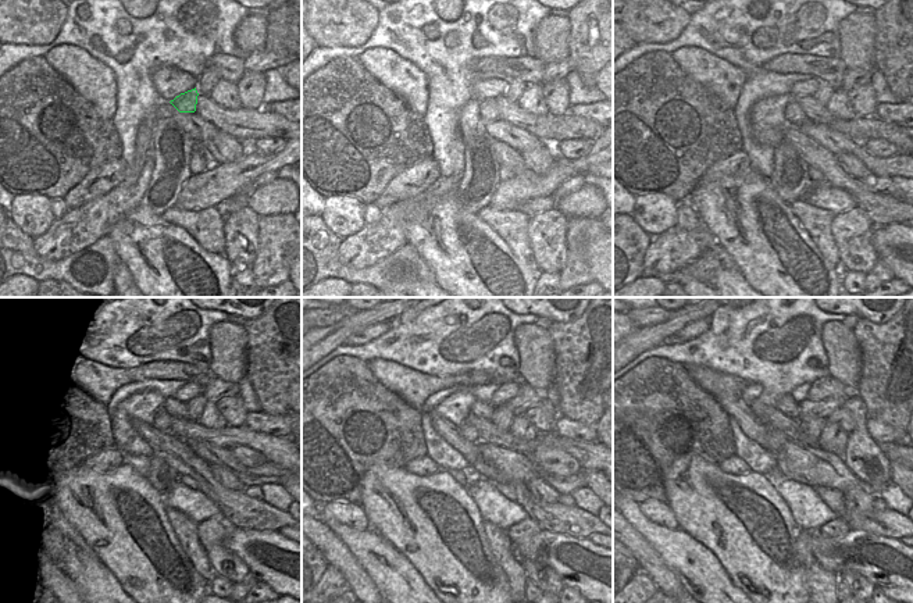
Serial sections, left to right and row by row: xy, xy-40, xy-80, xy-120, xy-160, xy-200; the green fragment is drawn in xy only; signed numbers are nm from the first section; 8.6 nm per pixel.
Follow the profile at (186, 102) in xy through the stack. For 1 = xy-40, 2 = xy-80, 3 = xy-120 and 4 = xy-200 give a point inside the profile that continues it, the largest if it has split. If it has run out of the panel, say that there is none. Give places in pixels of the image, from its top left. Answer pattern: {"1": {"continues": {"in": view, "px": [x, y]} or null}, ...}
{"1": {"continues": {"in": "xy-40", "px": [488, 110]}}, "2": {"continues": {"in": "xy-80", "px": [794, 114]}}, "3": {"continues": {"in": "xy-120", "px": [163, 423]}}, "4": {"continues": {"in": "xy-200", "px": [776, 439]}}}

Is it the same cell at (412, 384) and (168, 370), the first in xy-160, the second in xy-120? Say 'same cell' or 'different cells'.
same cell

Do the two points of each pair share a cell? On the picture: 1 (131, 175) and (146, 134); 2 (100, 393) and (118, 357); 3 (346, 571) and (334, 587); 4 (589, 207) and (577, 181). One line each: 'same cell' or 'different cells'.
1: same cell
2: different cells
3: different cells
4: different cells

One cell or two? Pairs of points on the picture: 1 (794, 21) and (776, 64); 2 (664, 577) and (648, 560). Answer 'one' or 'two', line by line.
1: two
2: one

